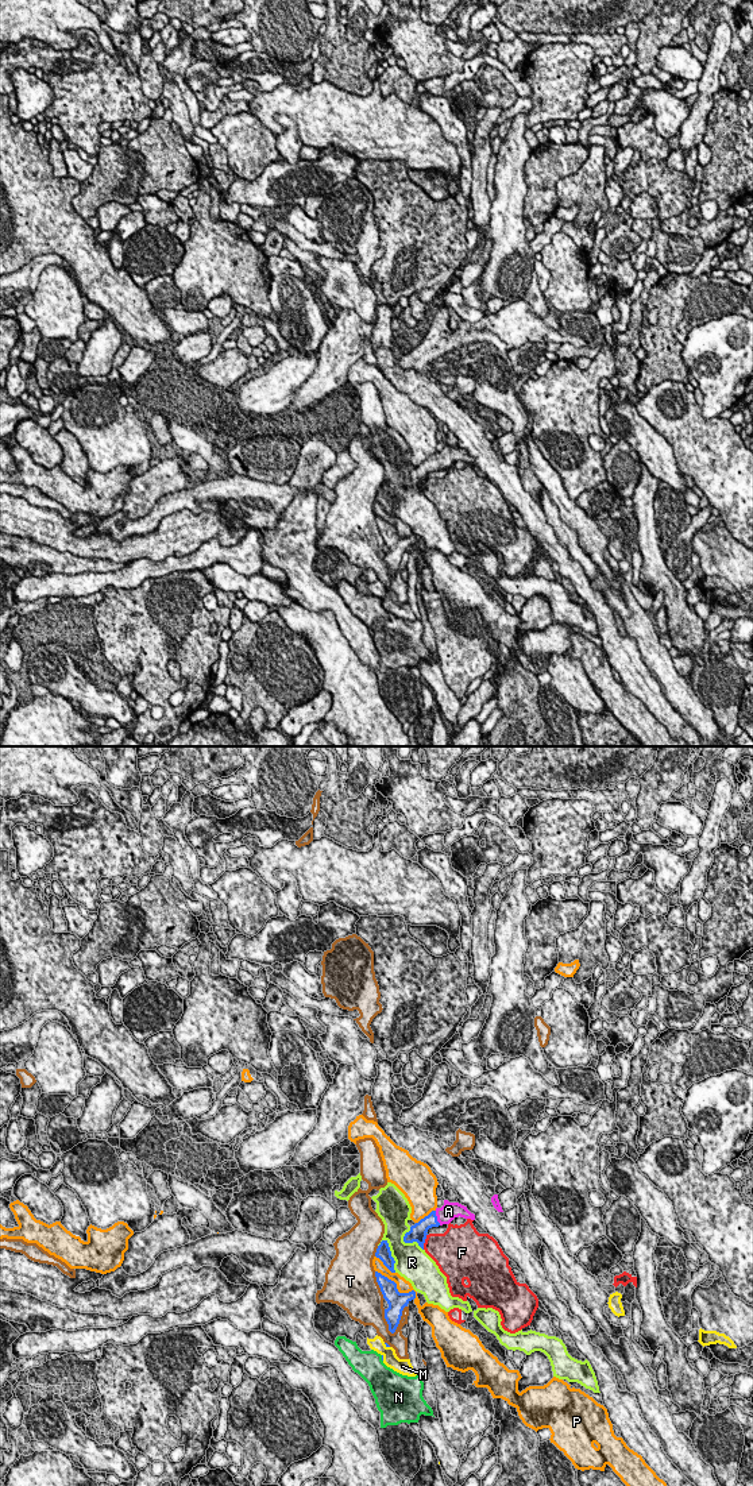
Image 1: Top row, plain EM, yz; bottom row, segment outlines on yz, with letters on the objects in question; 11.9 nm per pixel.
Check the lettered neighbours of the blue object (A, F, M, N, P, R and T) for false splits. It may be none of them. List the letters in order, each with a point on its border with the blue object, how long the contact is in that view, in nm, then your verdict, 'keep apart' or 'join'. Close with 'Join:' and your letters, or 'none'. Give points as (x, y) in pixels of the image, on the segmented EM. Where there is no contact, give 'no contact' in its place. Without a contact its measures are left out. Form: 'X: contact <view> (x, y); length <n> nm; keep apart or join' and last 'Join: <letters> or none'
A: contact yz (436, 1218); length 190 nm; join
F: contact yz (424, 1242); length 200 nm; keep apart
M: contact yz (386, 1344); length 100 nm; keep apart
N: contact yz (382, 1358); length 80 nm; keep apart
P: contact yz (396, 1288); length 600 nm; keep apart
R: contact yz (390, 1255); length 440 nm; keep apart
T: contact yz (400, 1319); length 400 nm; keep apart
Join: A

